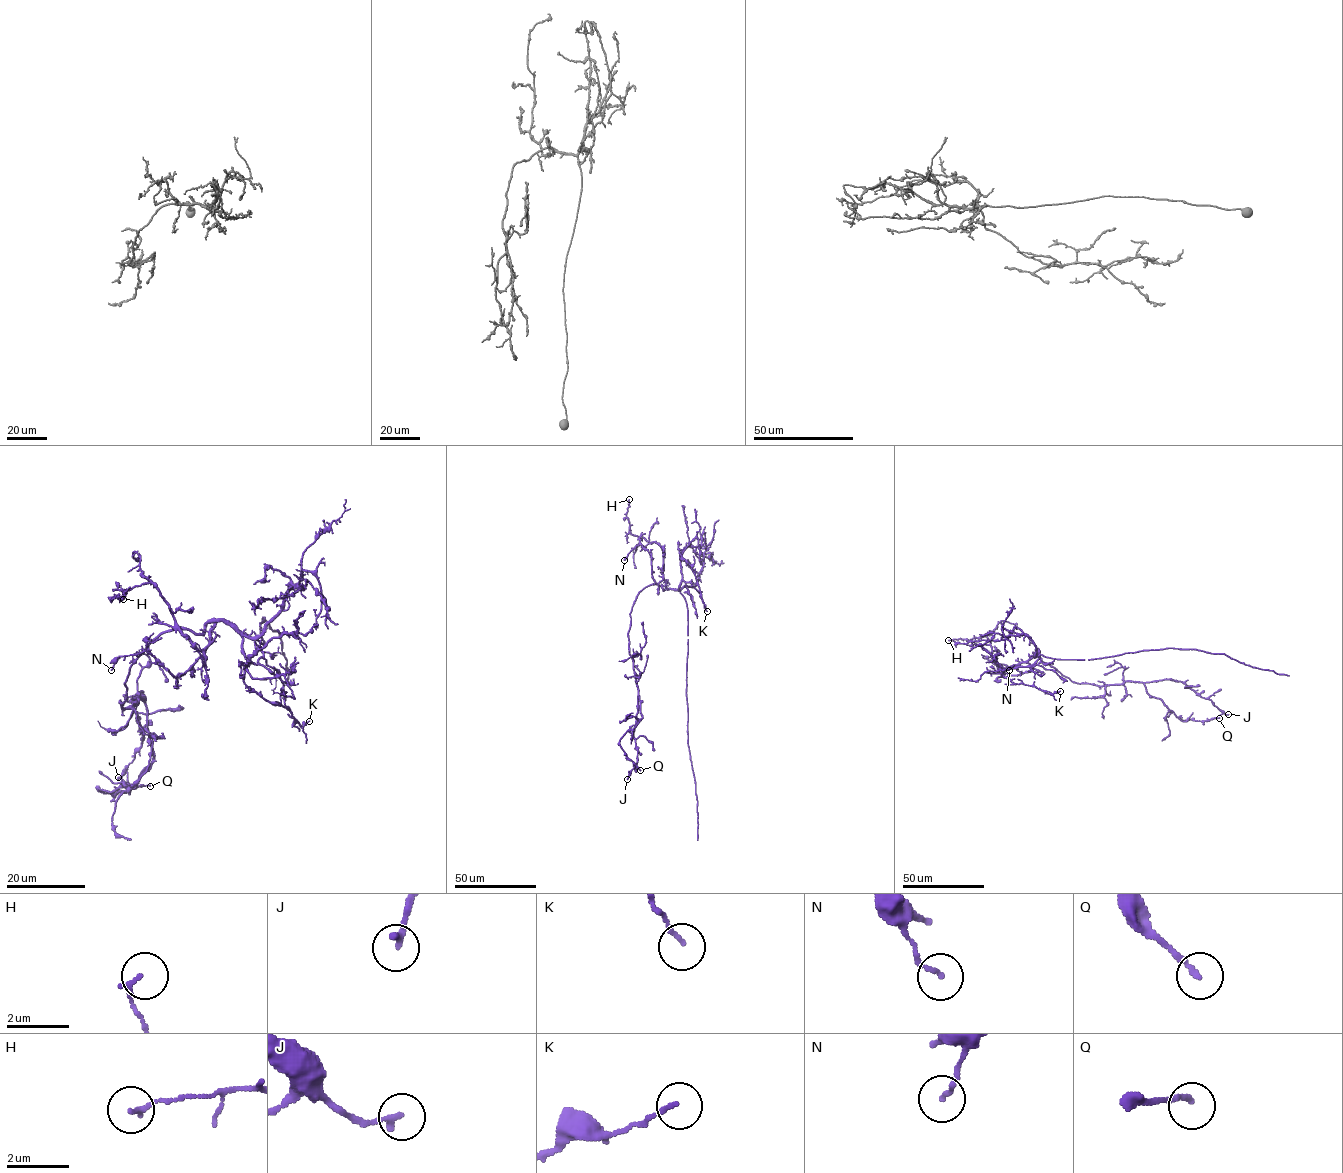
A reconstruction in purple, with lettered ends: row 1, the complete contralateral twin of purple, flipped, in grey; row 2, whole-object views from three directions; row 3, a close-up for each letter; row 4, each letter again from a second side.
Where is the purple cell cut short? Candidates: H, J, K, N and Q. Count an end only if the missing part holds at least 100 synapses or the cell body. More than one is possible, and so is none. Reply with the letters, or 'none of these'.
none of these

